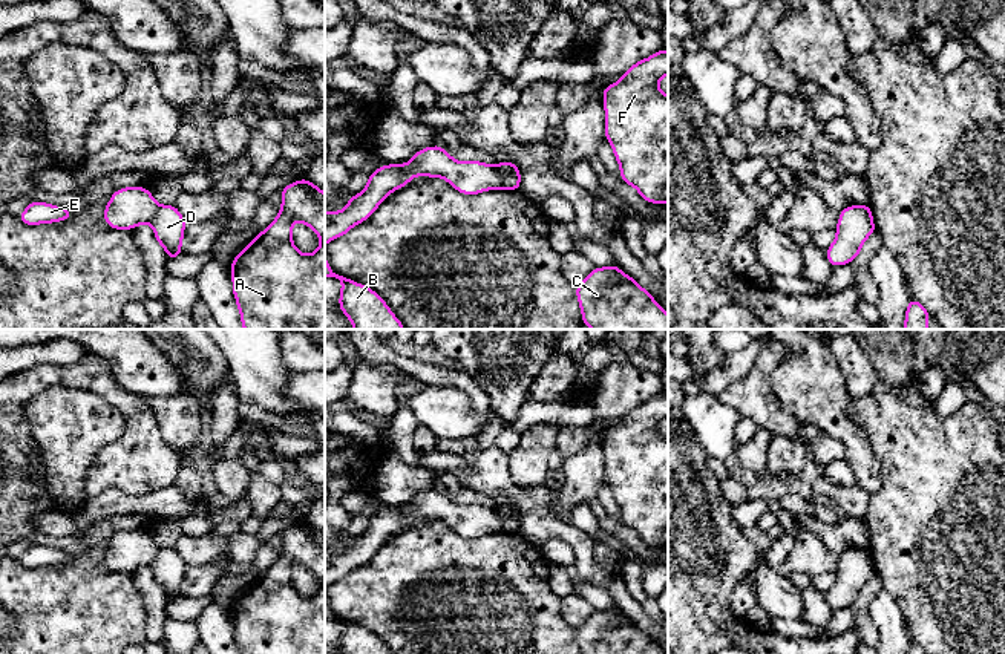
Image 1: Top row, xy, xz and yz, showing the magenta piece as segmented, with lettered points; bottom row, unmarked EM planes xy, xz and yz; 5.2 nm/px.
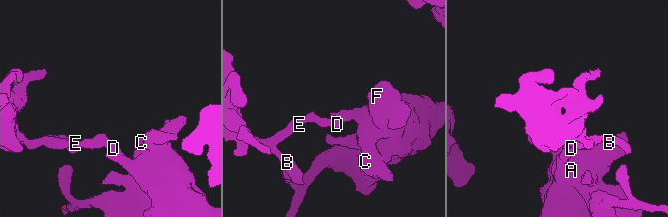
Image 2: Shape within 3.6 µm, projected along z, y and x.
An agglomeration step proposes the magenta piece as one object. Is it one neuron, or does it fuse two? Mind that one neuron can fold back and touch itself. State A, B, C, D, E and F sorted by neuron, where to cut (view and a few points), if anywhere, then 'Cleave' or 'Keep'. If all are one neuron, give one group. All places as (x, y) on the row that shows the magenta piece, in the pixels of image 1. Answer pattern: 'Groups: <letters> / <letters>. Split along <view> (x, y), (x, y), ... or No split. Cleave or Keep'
Groups: A C D F / B E. Split along xz (494, 166), (503, 187). Cleave

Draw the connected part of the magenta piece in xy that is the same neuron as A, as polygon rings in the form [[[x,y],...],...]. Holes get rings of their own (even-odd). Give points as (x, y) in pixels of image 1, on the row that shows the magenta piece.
[[[308,179],[288,184],[280,191],[282,205],[276,219],[230,265],[241,322],[244,329],[325,329],[325,193]],[[294,222],[303,222],[320,237],[314,253],[303,254],[293,244]]]

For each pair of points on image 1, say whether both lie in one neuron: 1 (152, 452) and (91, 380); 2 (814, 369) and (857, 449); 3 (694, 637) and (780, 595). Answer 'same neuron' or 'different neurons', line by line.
1: same neuron
2: same neuron
3: different neurons

